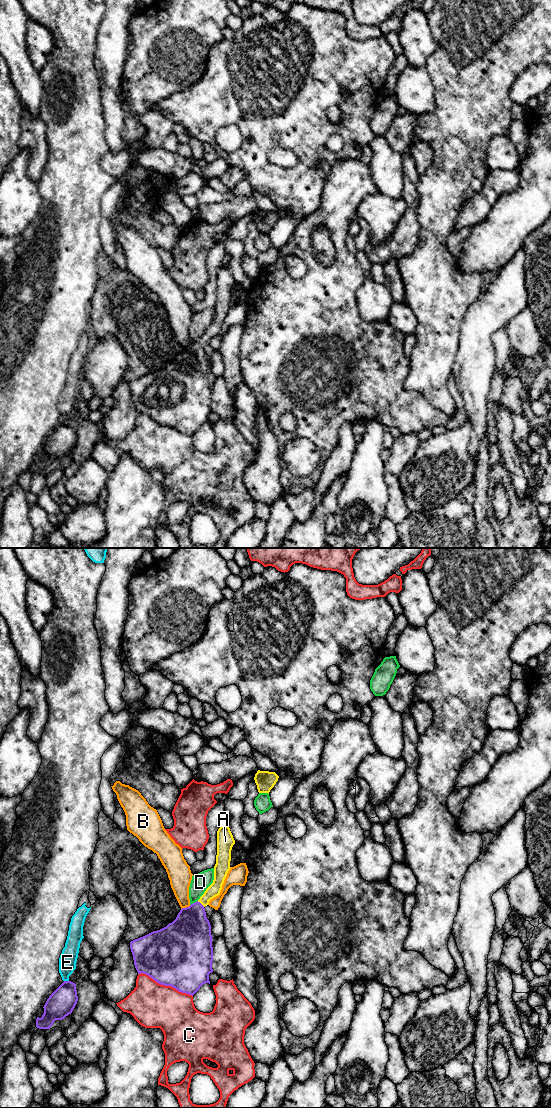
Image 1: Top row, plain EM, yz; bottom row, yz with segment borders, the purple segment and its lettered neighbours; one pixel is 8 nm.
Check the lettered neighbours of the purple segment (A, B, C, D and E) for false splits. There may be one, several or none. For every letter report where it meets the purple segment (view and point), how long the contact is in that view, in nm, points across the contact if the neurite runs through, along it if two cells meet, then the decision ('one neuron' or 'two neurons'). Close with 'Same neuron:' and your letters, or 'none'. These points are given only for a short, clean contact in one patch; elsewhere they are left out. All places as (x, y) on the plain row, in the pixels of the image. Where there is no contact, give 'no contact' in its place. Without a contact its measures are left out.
A: yz (200, 343) | 80 nm | across yz (190, 372), (191, 361), (200, 343), (214, 329) | one neuron
B: yz (186, 347) | 90 nm | two neurons
C: yz (165, 425) | 480 nm | two neurons
D: yz (193, 343) | 80 nm | two neurons
E: yz (66, 421) | 40 nm | along yz (64, 420), (68, 421) | two neurons
Same neuron: A

